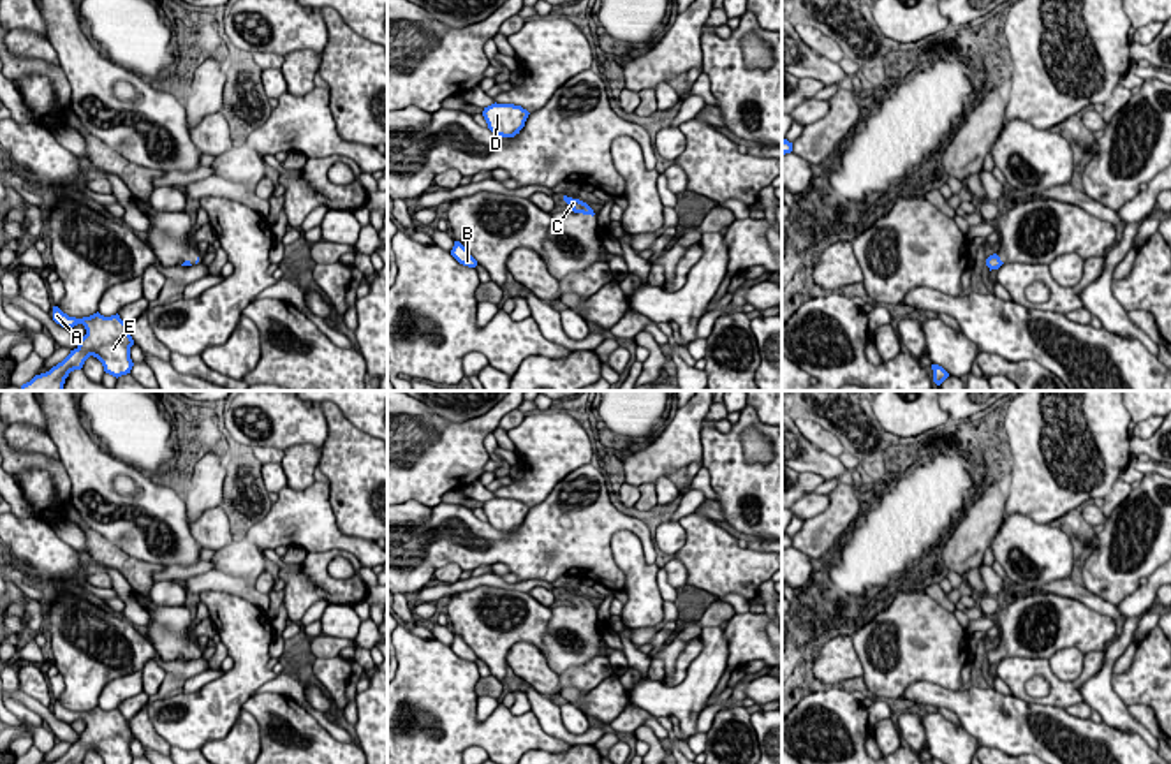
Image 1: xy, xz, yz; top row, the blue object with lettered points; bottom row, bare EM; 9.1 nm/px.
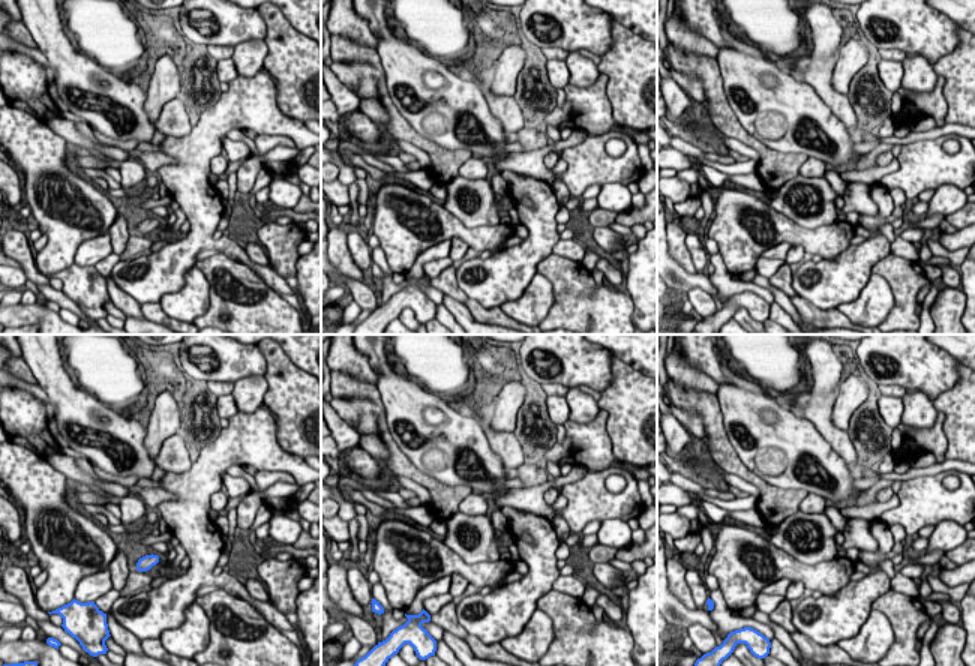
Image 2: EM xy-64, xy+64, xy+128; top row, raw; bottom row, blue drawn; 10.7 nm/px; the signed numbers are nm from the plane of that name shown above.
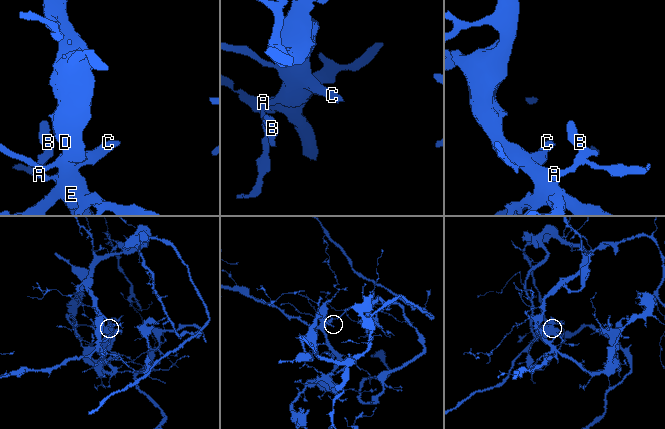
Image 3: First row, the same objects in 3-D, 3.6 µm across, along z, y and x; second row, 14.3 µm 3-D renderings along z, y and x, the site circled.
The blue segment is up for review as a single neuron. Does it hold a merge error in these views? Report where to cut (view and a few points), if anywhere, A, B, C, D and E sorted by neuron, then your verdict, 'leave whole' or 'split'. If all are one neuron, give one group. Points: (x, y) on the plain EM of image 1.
no cut | A B C D E | leave whole

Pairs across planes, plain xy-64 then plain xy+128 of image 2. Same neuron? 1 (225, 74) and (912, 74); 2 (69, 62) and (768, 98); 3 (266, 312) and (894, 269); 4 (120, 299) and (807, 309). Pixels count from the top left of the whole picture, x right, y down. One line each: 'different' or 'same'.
1: different
2: same
3: same
4: different

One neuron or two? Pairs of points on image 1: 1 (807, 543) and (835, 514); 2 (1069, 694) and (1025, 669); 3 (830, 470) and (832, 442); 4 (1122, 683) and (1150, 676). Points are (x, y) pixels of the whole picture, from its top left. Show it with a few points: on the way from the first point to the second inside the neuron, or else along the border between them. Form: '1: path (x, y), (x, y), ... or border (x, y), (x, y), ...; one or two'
1: path (814, 536), (828, 521); one
2: path (1059, 685), (1043, 669), (1036, 669); one
3: border (800, 430), (817, 448), (837, 456); two
4: path (1129, 683), (1143, 683); one

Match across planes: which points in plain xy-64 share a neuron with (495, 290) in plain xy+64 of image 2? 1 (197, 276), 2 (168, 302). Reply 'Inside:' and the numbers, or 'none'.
Inside: none

